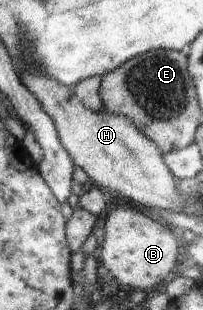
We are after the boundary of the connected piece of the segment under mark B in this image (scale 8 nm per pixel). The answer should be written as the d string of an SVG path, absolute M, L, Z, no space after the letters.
M122 204L112 209L104 223L105 239L101 245L101 260L118 284L133 286L153 293L173 272L182 242L177 232L171 232L162 221L155 221L143 212Z

